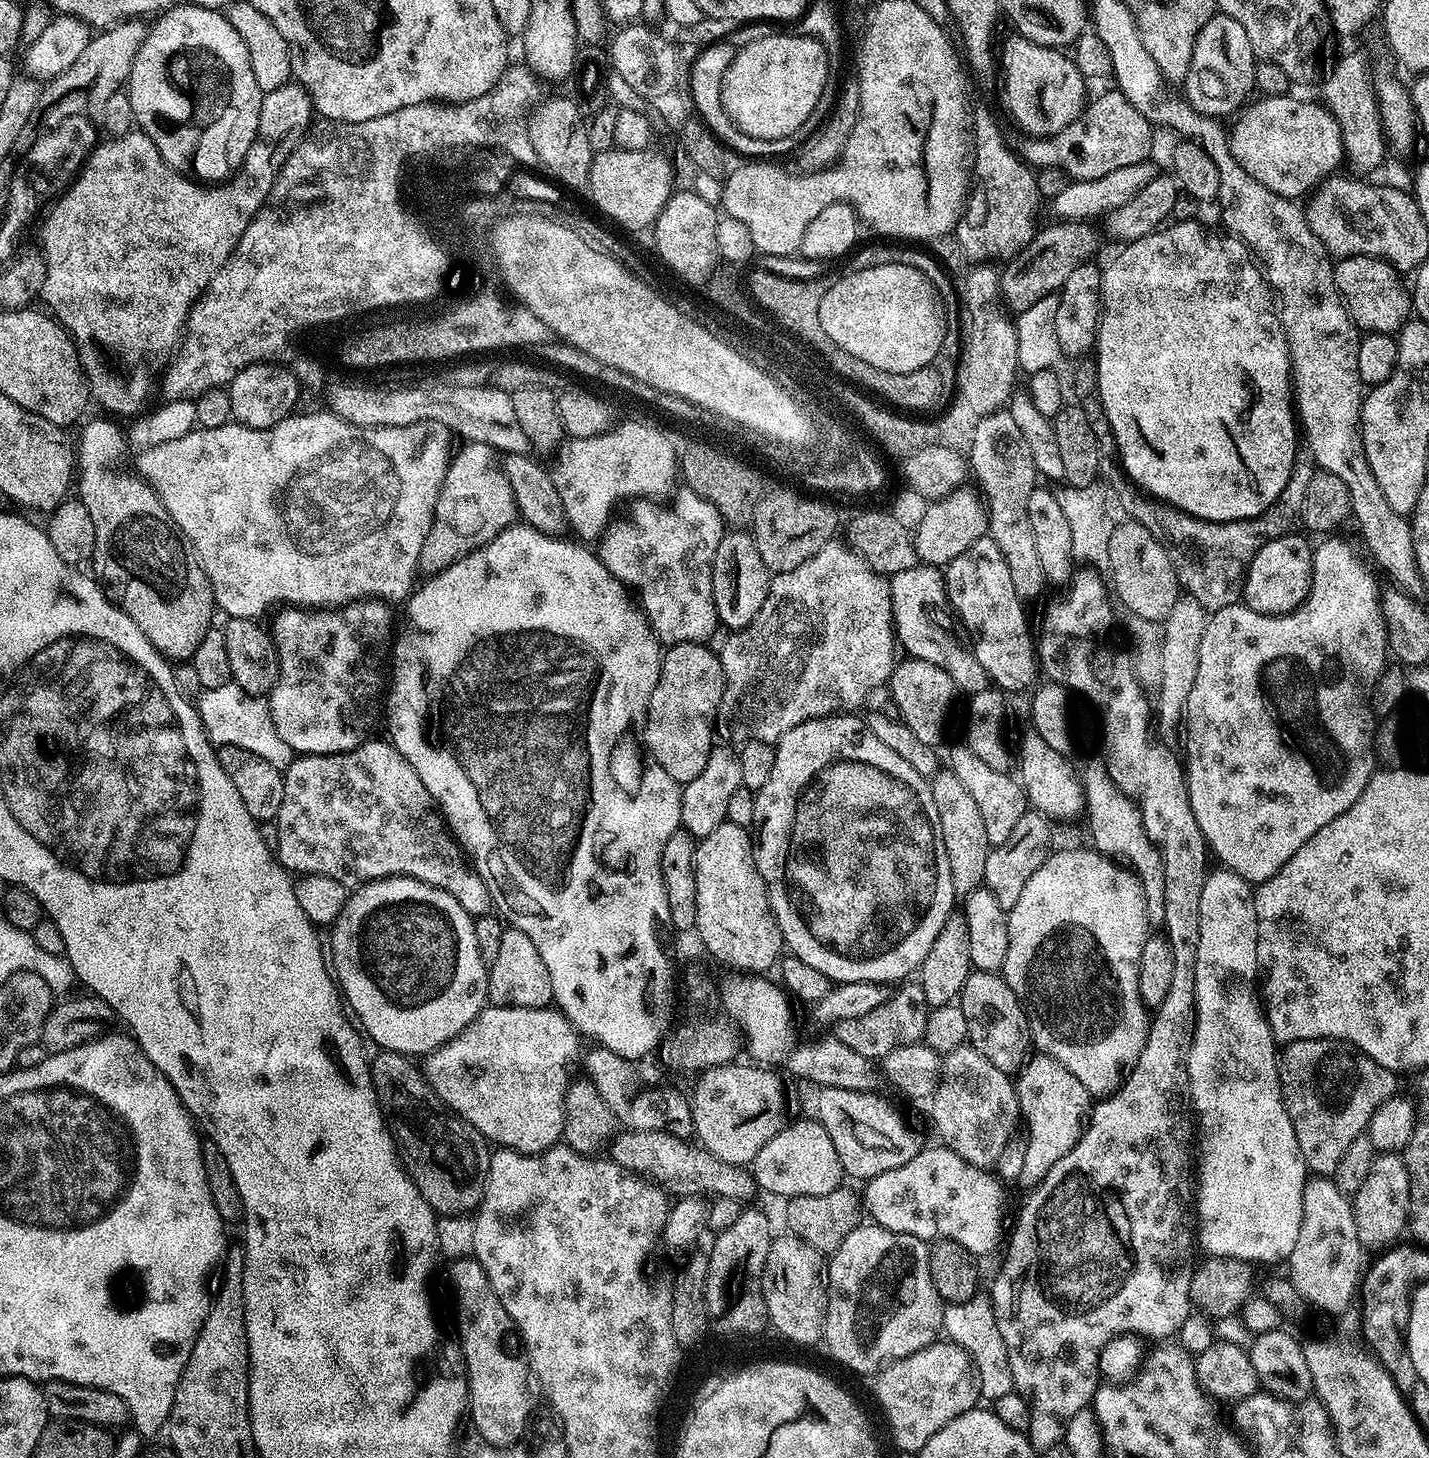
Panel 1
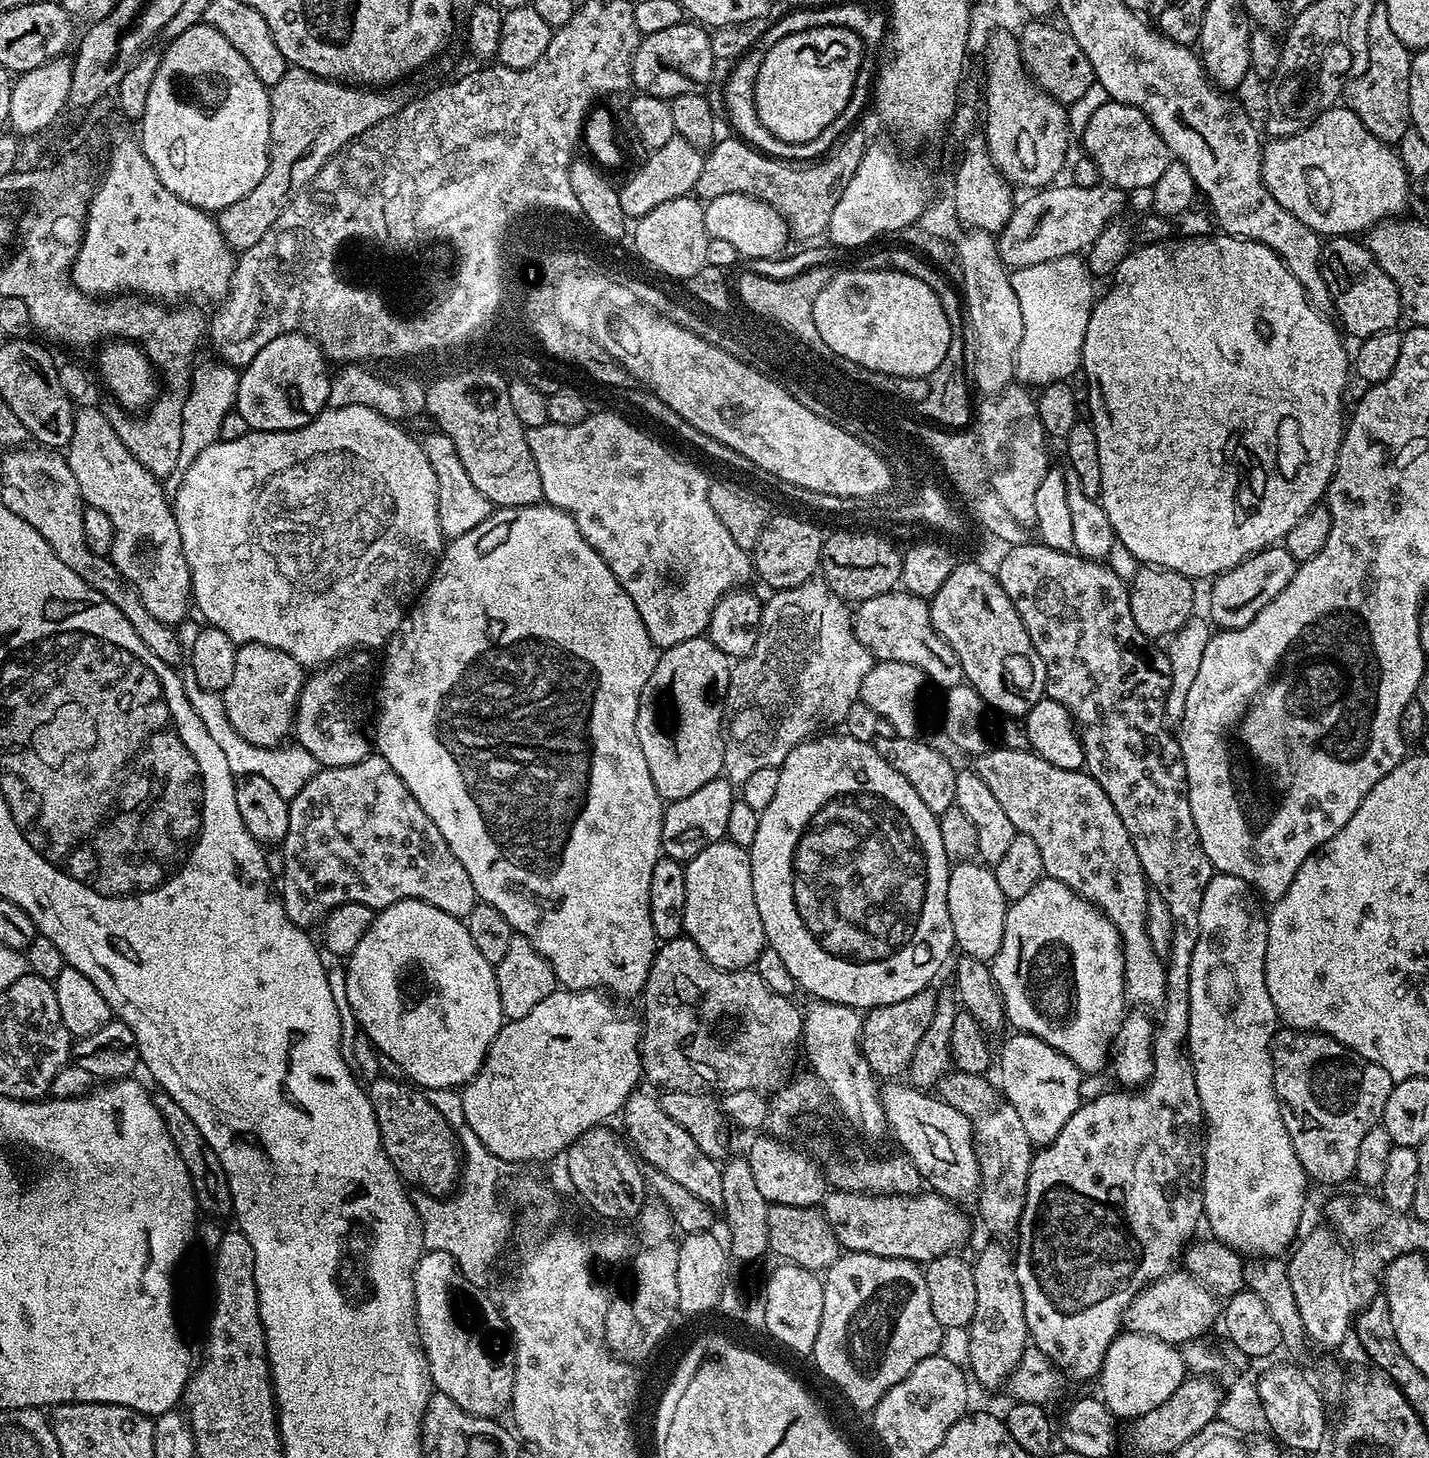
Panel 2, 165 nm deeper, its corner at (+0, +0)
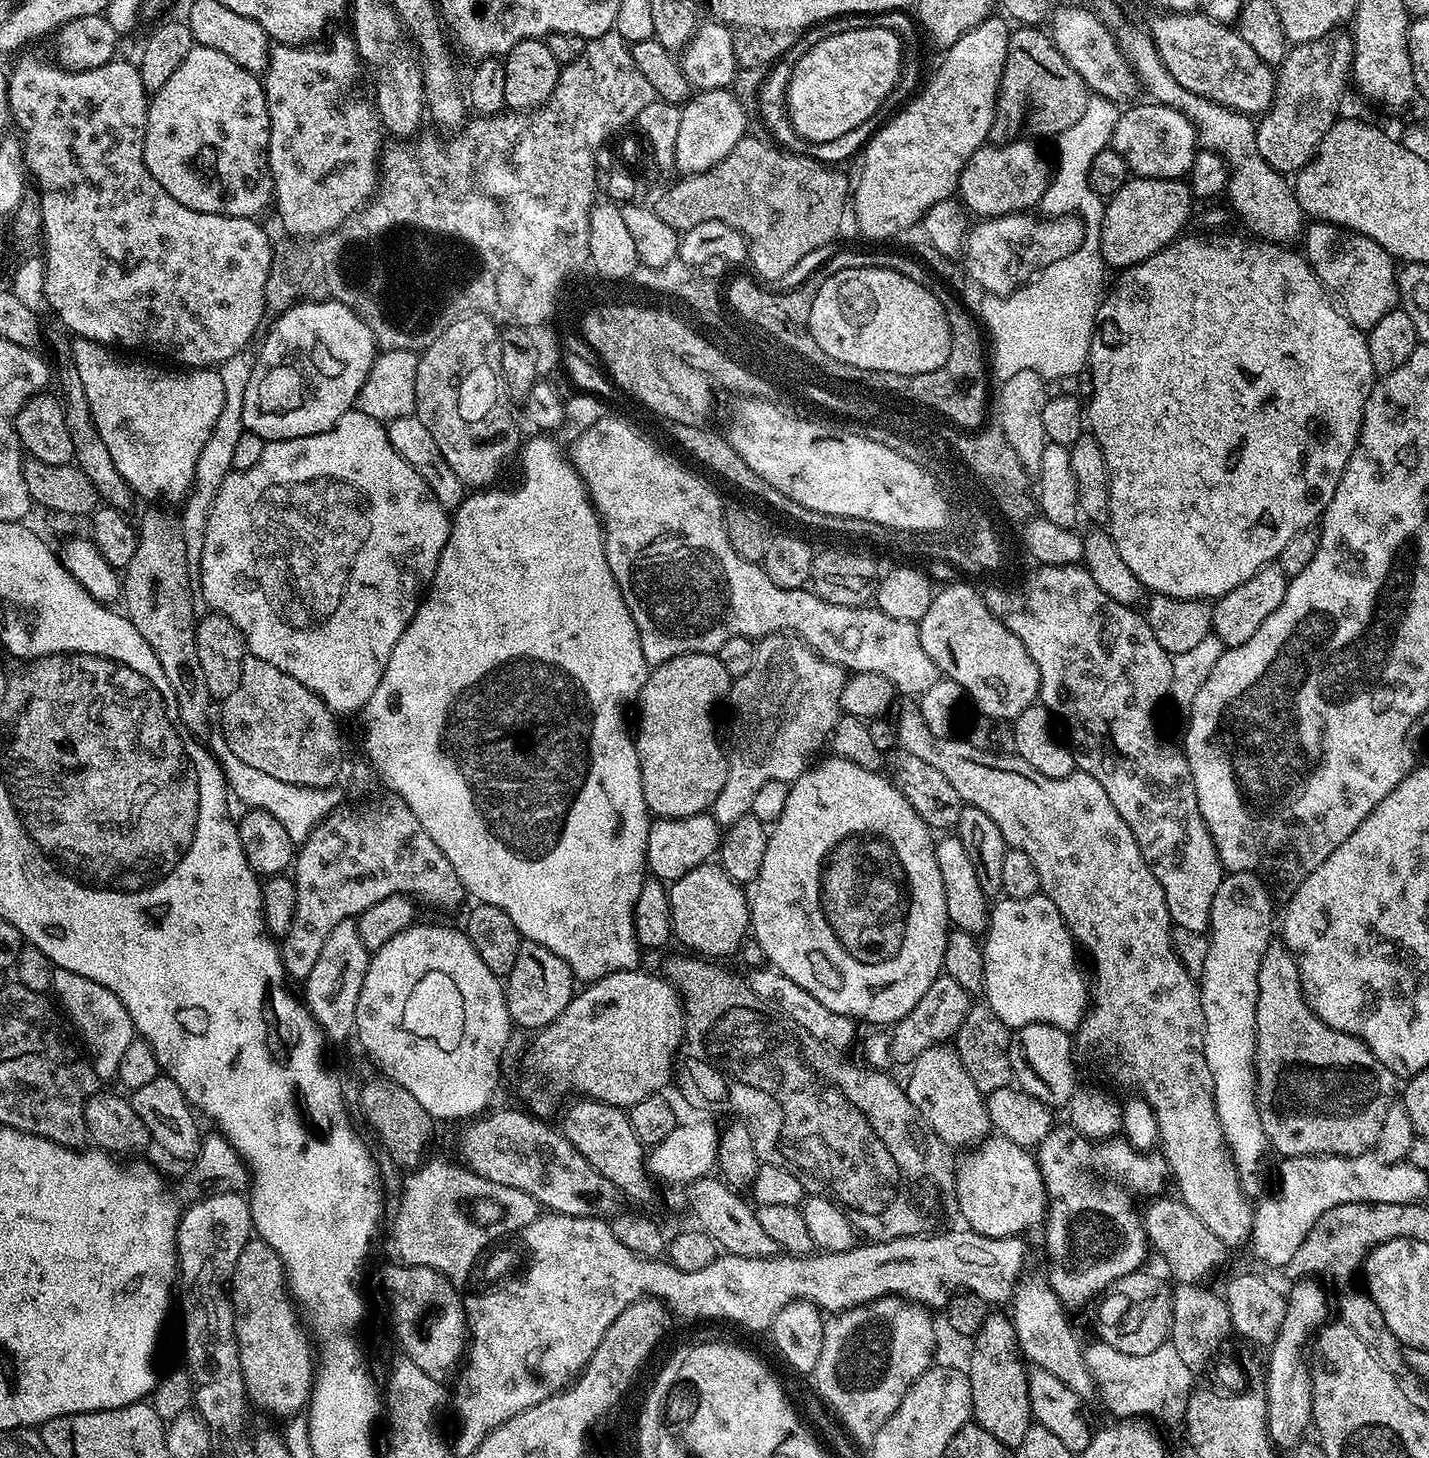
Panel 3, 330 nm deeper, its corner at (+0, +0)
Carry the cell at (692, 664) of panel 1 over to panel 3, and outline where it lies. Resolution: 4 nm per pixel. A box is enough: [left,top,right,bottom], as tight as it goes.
[634,652,733,818]

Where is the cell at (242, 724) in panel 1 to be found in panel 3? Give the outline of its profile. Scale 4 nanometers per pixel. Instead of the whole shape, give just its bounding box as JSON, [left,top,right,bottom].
[222,751,344,846]

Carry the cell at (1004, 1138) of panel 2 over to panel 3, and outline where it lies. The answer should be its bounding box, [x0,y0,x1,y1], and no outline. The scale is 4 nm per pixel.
[1010,1279,1098,1402]

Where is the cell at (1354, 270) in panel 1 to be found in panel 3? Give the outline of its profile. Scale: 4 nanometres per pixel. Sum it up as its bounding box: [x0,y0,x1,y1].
[1303,222,1400,334]

